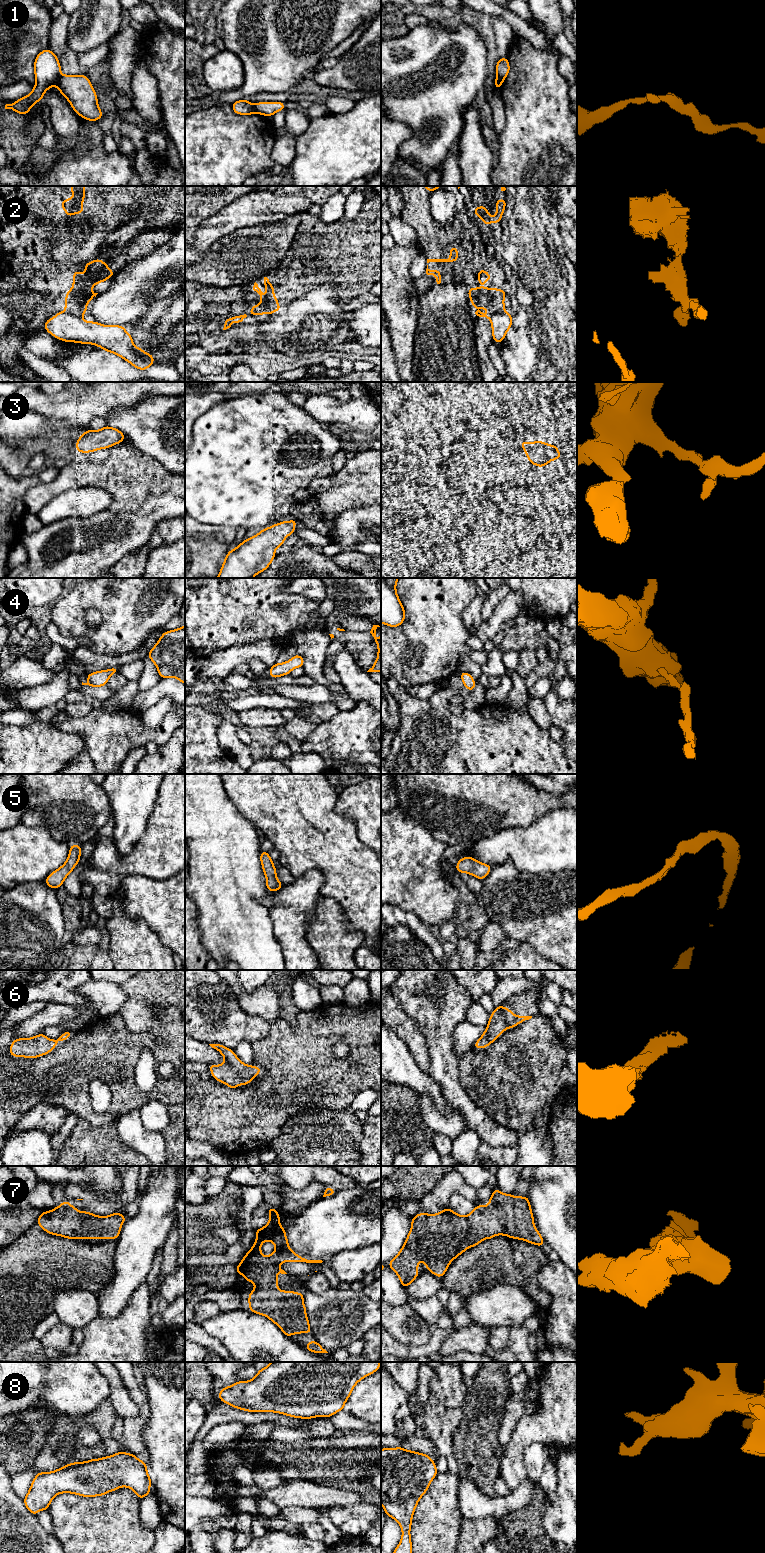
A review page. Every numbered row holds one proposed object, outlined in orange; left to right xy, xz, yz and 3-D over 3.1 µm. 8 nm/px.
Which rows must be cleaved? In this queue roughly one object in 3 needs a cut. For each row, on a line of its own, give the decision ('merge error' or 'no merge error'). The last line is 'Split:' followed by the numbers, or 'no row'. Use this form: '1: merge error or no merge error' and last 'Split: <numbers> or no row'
1: merge error
2: merge error
3: no merge error
4: no merge error
5: no merge error
6: no merge error
7: no merge error
8: no merge error
Split: 1, 2

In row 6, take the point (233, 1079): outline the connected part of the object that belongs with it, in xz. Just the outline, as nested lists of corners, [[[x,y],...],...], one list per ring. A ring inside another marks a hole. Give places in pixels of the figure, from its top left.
[[[209,1044],[225,1058],[222,1065],[209,1065],[212,1076],[221,1083],[235,1089],[239,1085],[248,1085],[260,1072],[261,1067],[244,1064],[231,1050],[220,1044]]]

